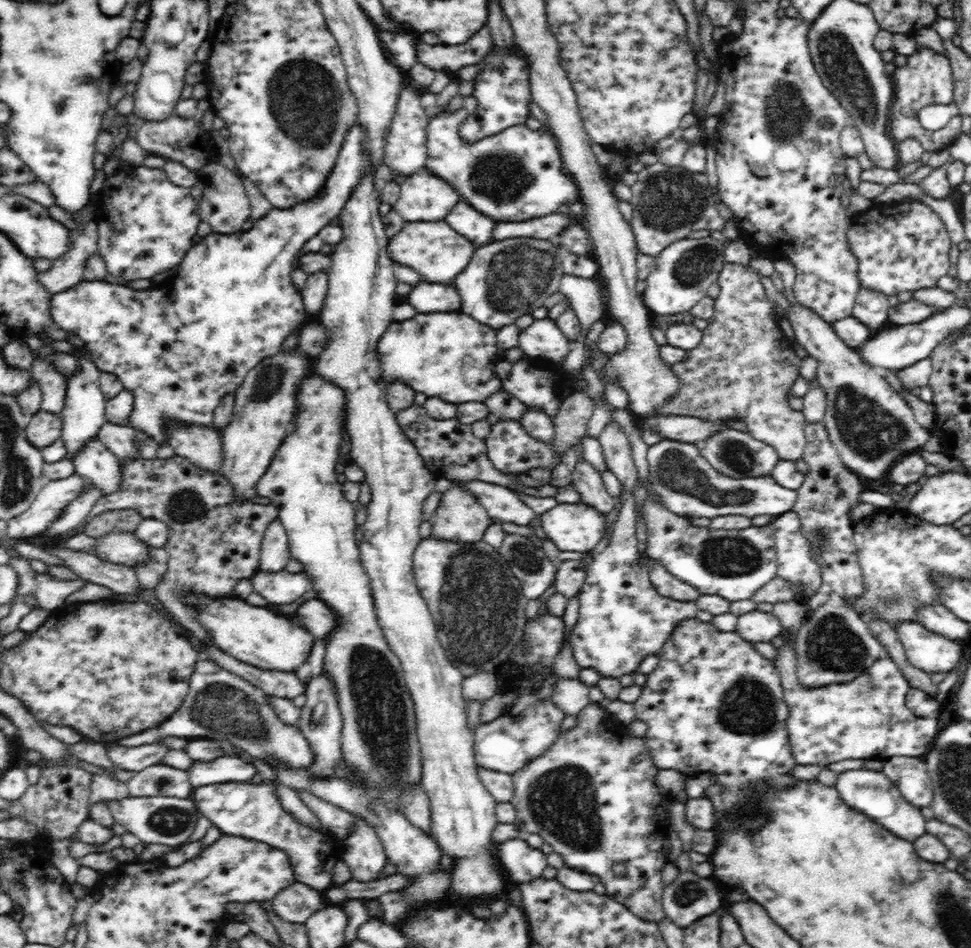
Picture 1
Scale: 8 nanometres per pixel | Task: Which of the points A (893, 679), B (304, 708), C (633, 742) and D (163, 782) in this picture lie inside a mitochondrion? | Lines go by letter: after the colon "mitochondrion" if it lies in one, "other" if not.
A: other
B: other
C: other
D: mitochondrion

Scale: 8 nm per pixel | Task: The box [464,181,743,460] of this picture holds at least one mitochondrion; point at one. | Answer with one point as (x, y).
(519, 275)

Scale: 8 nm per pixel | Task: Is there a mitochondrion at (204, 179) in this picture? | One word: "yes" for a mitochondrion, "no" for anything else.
no

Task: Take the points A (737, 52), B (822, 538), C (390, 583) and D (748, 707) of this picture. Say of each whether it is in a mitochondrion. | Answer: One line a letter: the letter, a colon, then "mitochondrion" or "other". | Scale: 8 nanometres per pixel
A: other
B: mitochondrion
C: other
D: mitochondrion

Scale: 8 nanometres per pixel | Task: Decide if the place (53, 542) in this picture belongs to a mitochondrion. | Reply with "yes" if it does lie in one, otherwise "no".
no

